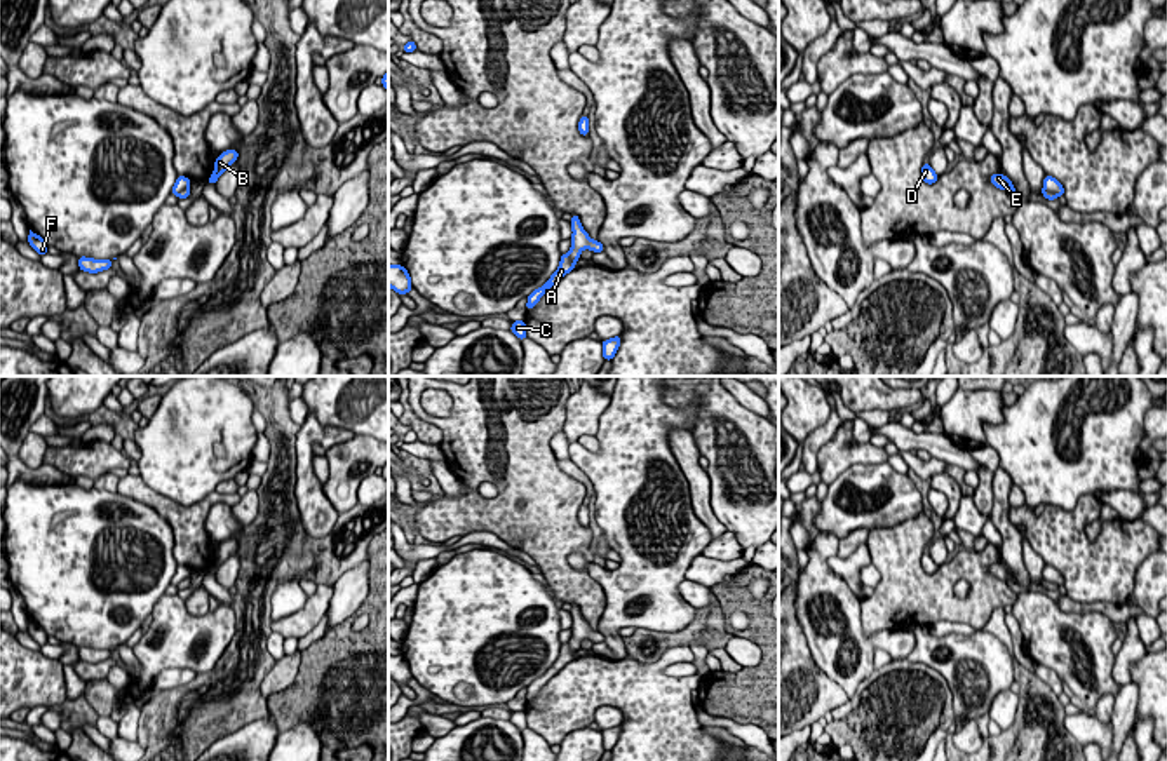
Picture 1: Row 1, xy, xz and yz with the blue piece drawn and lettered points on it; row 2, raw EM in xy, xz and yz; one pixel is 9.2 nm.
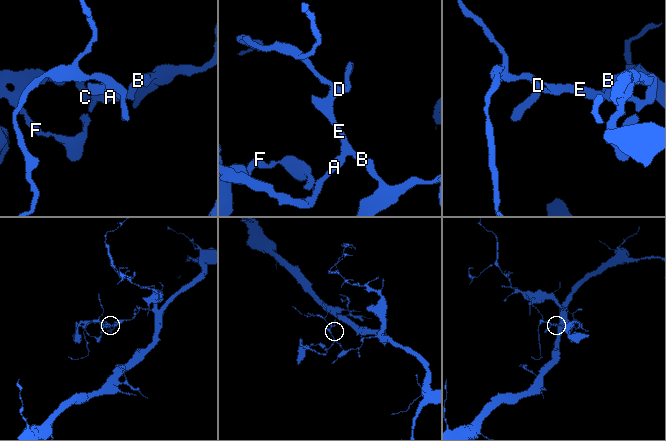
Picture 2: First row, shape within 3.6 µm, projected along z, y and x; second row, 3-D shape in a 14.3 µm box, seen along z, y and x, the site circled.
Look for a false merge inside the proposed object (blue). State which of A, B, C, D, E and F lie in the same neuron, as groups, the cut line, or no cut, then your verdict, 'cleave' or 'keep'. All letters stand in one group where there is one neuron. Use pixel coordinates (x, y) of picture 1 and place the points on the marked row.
A C F / B D E; cut in xz along (568, 253), (575, 262); cleave

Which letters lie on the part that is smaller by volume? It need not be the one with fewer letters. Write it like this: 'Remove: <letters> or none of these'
Remove: A, C, F

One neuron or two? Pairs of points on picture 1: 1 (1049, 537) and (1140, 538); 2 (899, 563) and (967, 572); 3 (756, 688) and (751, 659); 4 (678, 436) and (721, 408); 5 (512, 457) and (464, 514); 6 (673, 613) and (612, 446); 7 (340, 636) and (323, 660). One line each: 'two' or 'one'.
1: one
2: one
3: two
4: two
5: one
6: one
7: one

